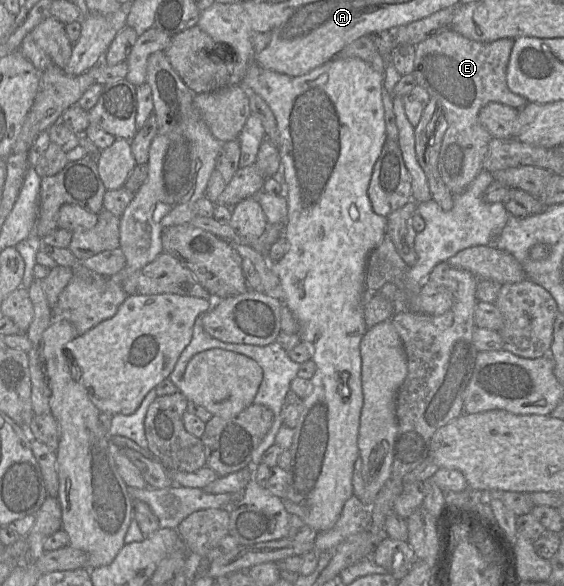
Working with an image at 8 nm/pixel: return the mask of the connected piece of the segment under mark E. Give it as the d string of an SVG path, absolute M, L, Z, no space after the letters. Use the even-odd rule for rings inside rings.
M447 30L415 46L412 74L417 85L424 88L430 98L434 97L440 102L447 122L438 155L438 170L453 195L462 193L483 170L483 161L492 137L479 122L481 108L490 102L498 102L521 109L528 103L507 85L507 66L514 40L502 38L478 42Z

